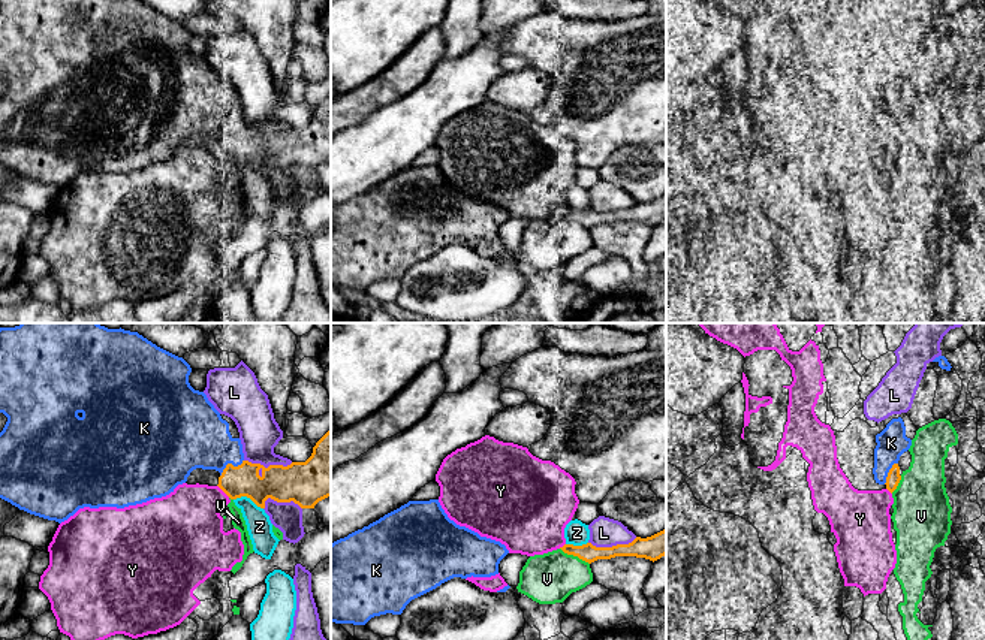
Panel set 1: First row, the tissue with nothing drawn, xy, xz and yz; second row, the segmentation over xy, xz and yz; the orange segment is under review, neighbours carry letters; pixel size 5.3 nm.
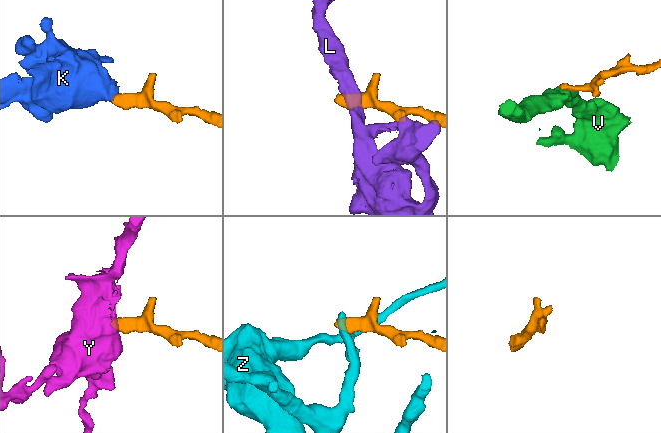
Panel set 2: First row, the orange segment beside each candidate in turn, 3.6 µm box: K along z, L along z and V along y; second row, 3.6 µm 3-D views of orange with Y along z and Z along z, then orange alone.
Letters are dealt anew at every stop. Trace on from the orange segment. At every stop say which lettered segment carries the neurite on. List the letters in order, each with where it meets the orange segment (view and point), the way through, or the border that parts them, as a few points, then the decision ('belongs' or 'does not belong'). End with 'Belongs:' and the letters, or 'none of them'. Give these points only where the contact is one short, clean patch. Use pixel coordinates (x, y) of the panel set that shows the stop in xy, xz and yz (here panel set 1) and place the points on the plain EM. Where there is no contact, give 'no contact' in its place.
K: meets orange in xy at (229, 129); belongs
L: meets orange in xy at (268, 132); does not belong
V: meets orange in xz at (575, 220); does not belong
Y: meets orange in xy at (223, 156); does not belong
Z: meets orange in xy at (249, 162); does not belong
Belongs: K

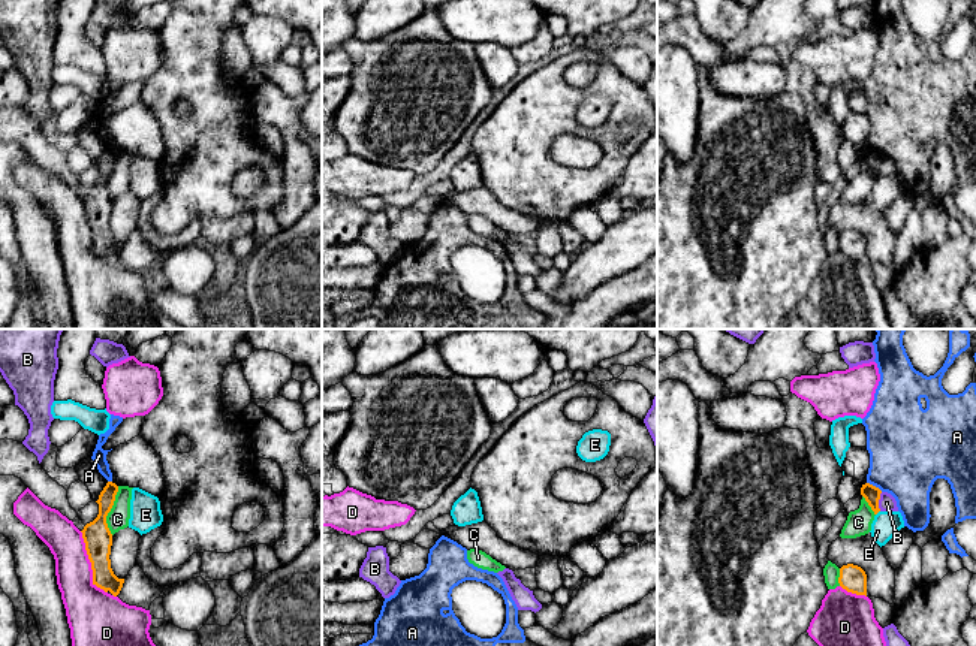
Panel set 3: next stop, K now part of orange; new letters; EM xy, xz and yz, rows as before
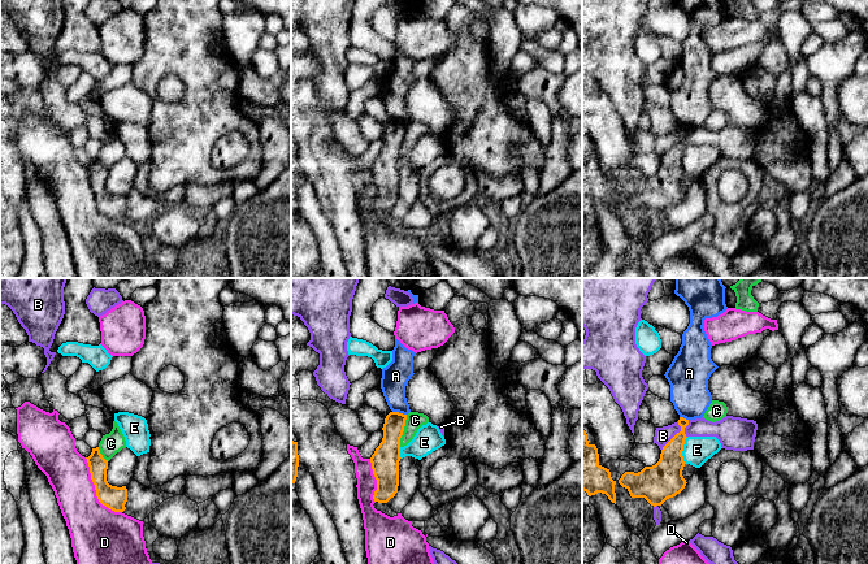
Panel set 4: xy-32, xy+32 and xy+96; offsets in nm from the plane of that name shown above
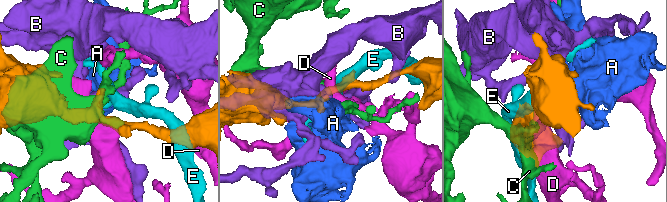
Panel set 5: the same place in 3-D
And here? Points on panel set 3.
A: meets orange in yz at (874, 151); border along yz (867, 147), (882, 156); does not belong
B: meets orange in yz at (877, 166); does not belong
C: meets orange in xy at (110, 175); does not belong
D: meets orange in xy at (92, 229); does not belong
E: meets orange in yz at (877, 177); does not belong
Belongs: none of them

